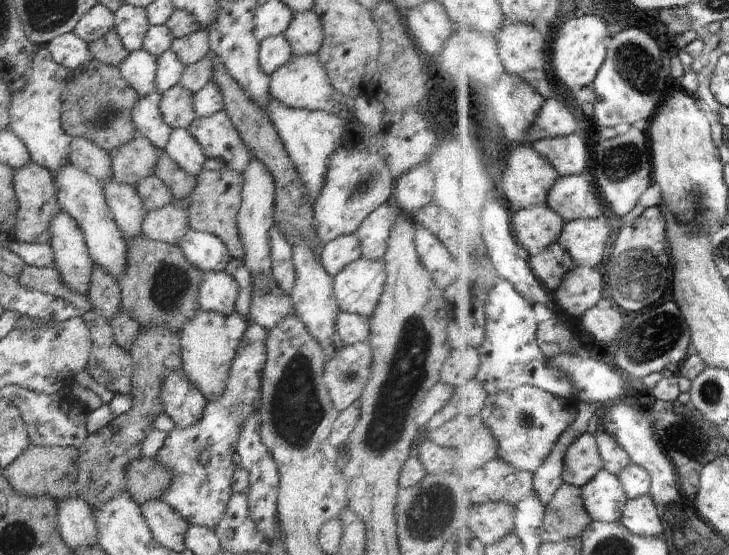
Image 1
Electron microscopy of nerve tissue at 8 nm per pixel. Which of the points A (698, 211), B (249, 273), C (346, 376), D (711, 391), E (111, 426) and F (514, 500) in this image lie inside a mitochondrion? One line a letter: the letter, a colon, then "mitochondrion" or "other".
A: other
B: other
C: mitochondrion
D: mitochondrion
E: other
F: other

